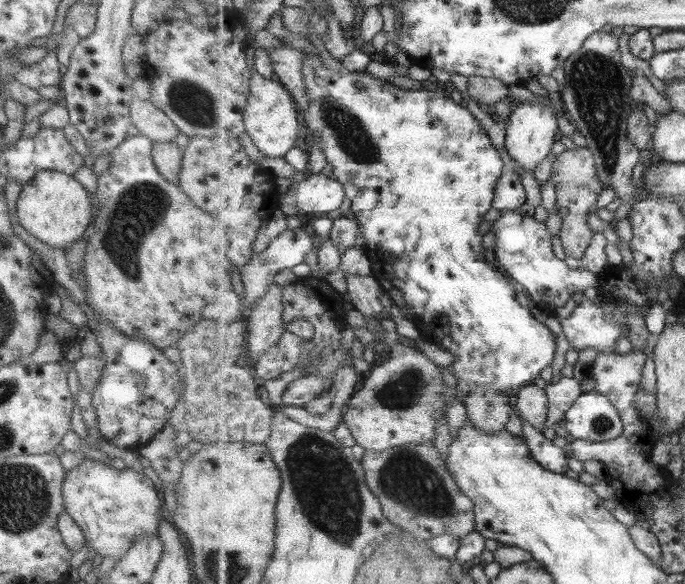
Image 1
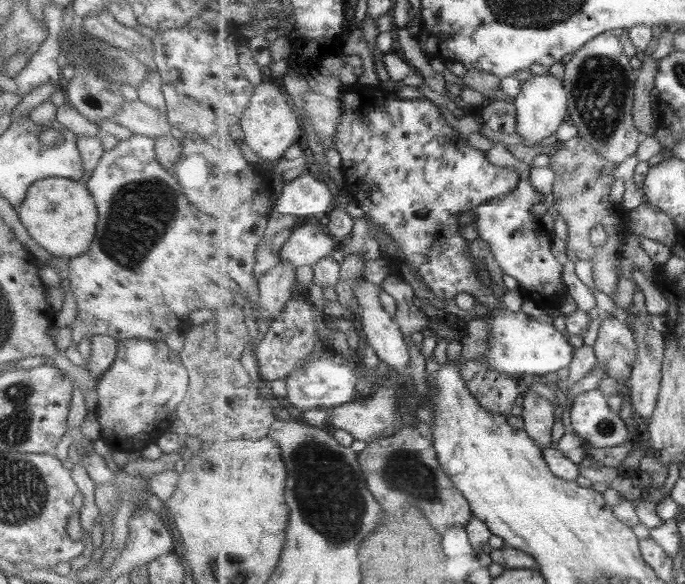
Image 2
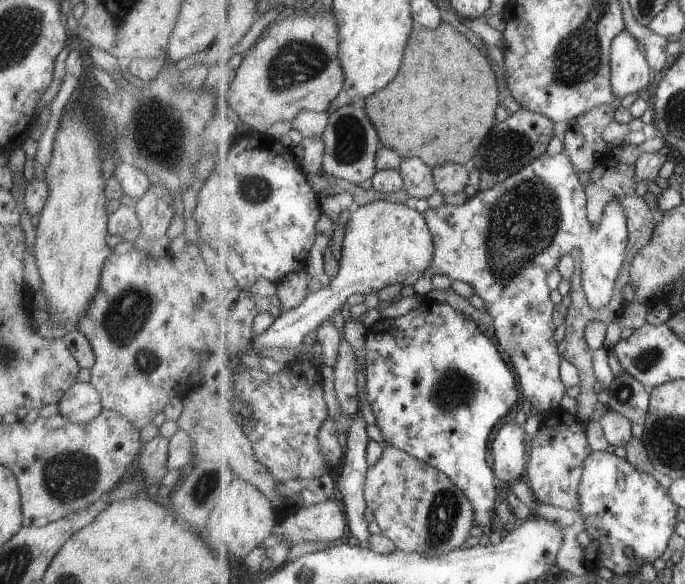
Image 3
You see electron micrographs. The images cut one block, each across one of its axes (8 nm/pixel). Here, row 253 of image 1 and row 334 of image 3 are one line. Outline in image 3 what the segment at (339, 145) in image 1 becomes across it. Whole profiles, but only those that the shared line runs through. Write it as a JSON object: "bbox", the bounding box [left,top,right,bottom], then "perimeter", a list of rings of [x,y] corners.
{"bbox":[364,299,519,529],"perimeter":[[[425,299],[418,308],[415,308],[407,315],[395,319],[387,319],[385,317],[376,324],[373,324],[366,335],[366,350],[364,354],[366,357],[365,372],[368,377],[366,398],[371,405],[372,412],[376,418],[376,424],[381,430],[386,445],[397,447],[409,455],[412,455],[414,458],[427,462],[431,464],[431,466],[436,467],[439,471],[447,474],[449,478],[456,483],[456,486],[460,487],[469,500],[471,500],[472,507],[474,507],[476,511],[476,522],[481,524],[480,526],[482,528],[490,529],[491,525],[493,525],[494,508],[502,499],[503,492],[494,471],[492,468],[489,468],[489,464],[487,464],[489,436],[491,436],[495,424],[497,424],[497,422],[515,406],[515,402],[519,400],[517,378],[515,378],[515,374],[511,372],[511,368],[507,366],[507,362],[499,356],[499,348],[479,330],[479,326],[477,326],[475,320],[471,320],[471,318],[465,314],[453,310],[449,304],[436,305],[435,302]]]}

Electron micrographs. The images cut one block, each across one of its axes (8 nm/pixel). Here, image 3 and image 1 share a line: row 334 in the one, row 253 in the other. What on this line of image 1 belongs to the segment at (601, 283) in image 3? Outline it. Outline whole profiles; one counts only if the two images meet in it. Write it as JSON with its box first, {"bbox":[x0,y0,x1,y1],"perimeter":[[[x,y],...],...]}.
{"bbox":[490,166,597,315],"perimeter":[[[505,166],[493,201],[493,208],[501,211],[501,216],[495,220],[490,231],[495,236],[494,251],[499,264],[505,268],[507,274],[526,288],[533,302],[537,304],[537,312],[544,315],[552,313],[557,308],[563,308],[573,296],[573,292],[597,287],[597,275],[585,268],[569,268],[564,260],[555,256],[553,236],[547,230],[547,226],[537,222],[533,217],[520,214],[519,208],[525,204],[526,198],[519,174],[510,166]]]}

